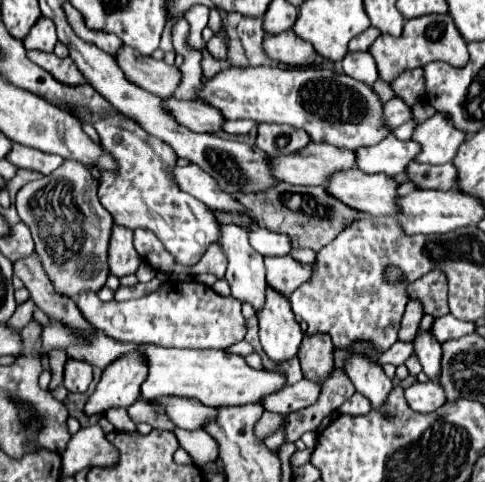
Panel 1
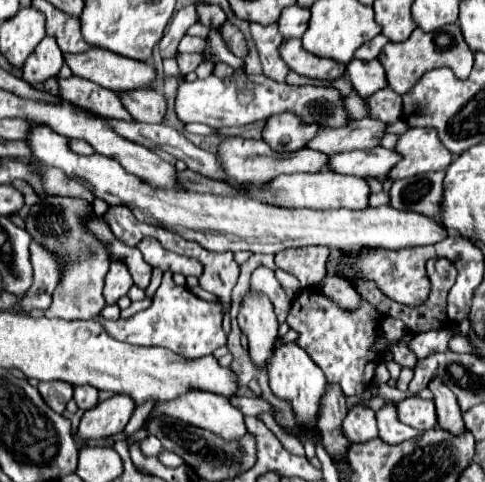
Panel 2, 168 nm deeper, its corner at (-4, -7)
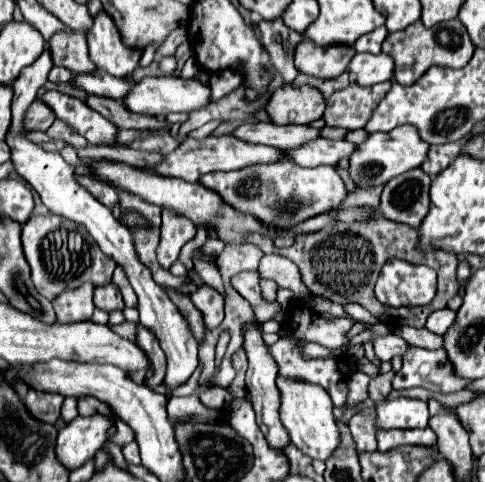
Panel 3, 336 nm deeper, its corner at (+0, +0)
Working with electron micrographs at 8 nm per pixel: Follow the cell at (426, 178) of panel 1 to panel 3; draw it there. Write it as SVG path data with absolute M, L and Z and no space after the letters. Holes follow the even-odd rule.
M421 168L395 176L385 184L377 212L387 220L419 228L429 212L429 184L431 178Z

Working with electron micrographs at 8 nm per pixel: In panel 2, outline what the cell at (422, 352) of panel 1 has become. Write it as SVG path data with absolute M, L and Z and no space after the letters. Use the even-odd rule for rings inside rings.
M437 375L431 379L431 383L427 385L433 395L435 395L435 407L437 407L437 419L439 419L439 427L445 429L453 429L455 433L461 431L465 427L463 417L461 417L461 409L457 405L457 399L453 395L453 391L443 383L443 379L439 379Z

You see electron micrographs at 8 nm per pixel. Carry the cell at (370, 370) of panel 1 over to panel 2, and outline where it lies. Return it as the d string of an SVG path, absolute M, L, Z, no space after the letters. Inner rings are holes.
M387 401L377 413L377 427L379 427L379 437L385 443L401 443L405 439L413 439L417 435L421 435L419 431L413 431L413 427L405 427L405 423L401 423L397 419L397 405L393 401Z

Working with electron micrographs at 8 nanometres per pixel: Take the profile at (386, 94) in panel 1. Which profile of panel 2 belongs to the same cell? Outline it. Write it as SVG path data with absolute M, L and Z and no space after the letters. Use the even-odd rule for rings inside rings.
M355 90L345 99L345 108L354 120L369 116L369 108L365 98L362 98Z

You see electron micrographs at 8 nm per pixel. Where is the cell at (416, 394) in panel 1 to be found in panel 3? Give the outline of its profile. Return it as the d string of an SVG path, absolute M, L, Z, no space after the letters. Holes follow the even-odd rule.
M397 398L377 406L377 418L375 418L377 430L389 430L389 428L413 430L413 428L425 428L427 422L429 422L427 402L421 400Z

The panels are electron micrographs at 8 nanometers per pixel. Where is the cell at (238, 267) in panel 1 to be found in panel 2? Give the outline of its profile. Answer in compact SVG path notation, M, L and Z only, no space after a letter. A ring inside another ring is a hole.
M249 291L241 299L237 321L243 333L247 333L249 337L249 351L253 363L267 365L279 329L273 303L269 301L269 297L265 297L265 293Z

